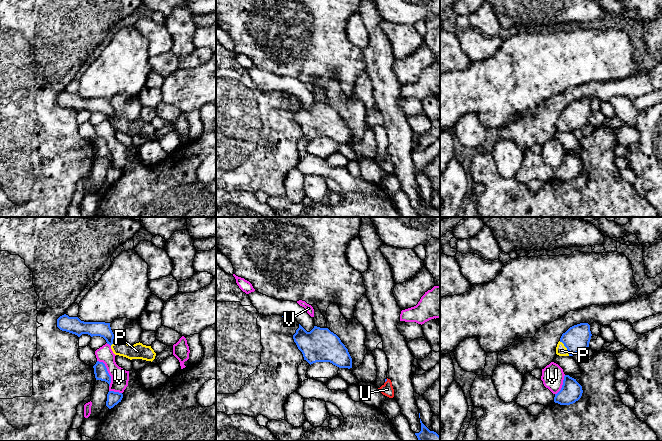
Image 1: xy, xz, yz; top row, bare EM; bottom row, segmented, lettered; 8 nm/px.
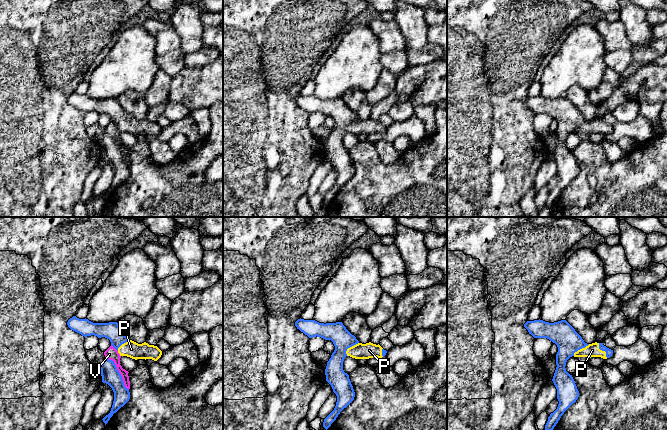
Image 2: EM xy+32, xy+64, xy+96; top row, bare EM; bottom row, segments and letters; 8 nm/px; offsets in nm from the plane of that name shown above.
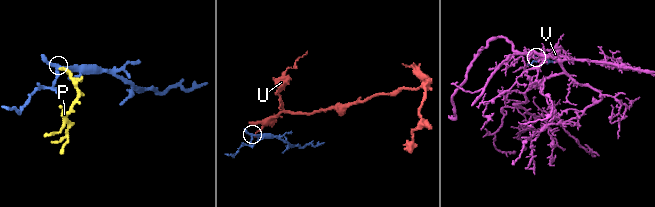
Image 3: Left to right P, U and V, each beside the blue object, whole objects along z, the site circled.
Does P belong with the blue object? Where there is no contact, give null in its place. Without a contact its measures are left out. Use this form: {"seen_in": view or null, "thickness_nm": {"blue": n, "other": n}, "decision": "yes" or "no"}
{"seen_in": "yz", "thickness_nm": {"blue": 220, "other": 90}, "decision": "yes"}

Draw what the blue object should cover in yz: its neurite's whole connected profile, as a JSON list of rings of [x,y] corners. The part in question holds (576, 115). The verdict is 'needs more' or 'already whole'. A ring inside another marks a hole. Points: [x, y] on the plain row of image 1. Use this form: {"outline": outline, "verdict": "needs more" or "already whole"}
{"outline": [[[580,99],[570,103],[562,110],[556,123],[556,130],[559,132],[573,132],[589,124],[591,115],[590,101]]], "verdict": "needs more"}

